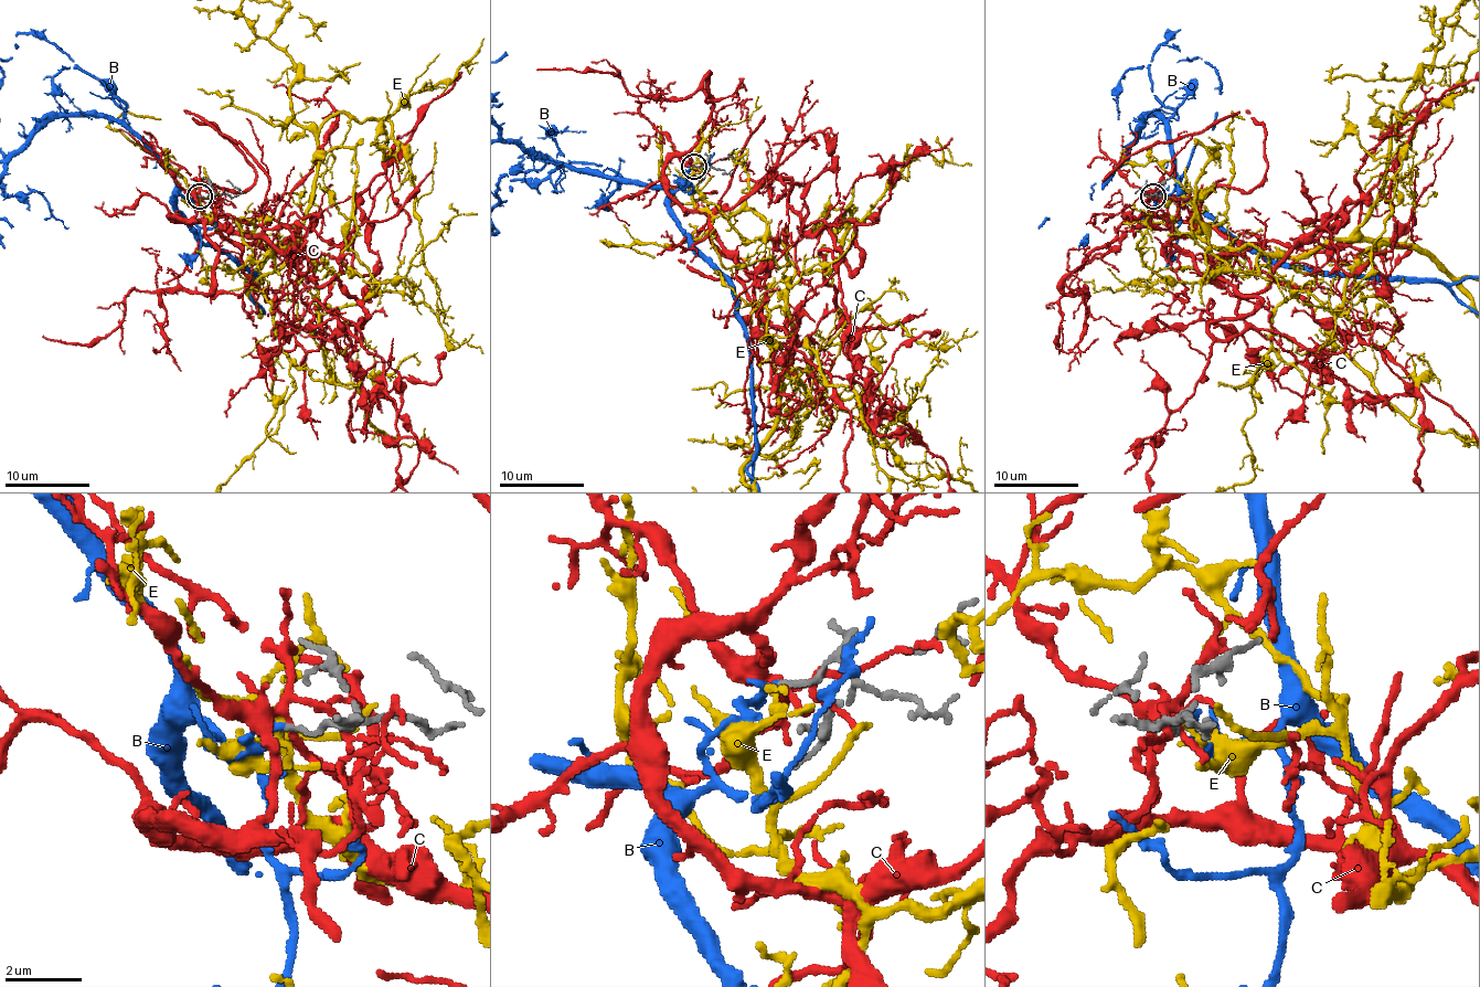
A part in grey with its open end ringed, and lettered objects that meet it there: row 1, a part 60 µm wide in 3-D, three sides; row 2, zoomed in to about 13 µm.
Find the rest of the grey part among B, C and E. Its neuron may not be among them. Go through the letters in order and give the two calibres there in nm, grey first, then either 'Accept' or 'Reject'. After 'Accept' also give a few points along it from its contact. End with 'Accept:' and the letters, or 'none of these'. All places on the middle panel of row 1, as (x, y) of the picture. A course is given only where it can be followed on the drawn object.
B: Thickness 120 nm (grey) against 240 nm. Accept
C: Thickness 130 nm (grey) against 200 nm. Reject
E: Thickness 120 nm (grey) against 190 nm. Reject
Accept: B

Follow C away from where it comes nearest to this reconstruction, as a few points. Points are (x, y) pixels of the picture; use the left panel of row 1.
C: (200, 195), (170, 218), (213, 220), (276, 308), (357, 368), (348, 433), (405, 488)

